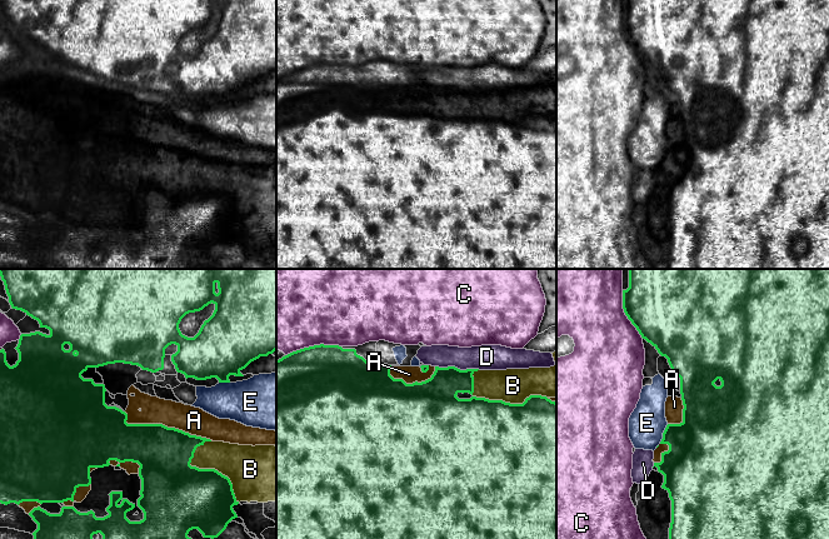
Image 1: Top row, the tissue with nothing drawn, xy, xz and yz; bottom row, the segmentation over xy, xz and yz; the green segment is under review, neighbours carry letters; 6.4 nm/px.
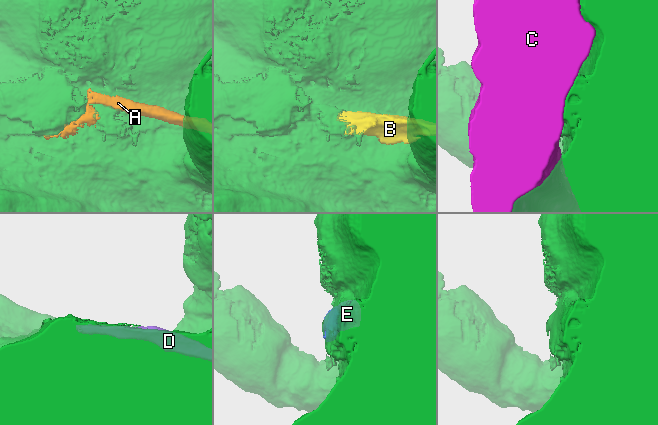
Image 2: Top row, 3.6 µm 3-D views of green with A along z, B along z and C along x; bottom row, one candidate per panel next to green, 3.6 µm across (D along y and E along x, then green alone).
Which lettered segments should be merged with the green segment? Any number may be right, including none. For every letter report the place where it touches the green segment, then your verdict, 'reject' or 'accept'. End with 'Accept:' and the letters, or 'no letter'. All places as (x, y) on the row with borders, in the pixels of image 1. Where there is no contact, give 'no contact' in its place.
A: xy (153, 424) | reject
B: xz (500, 400) | reject
C: xz (314, 345) | reject
D: xz (457, 368) | reject
E: yz (663, 435) | reject
Accept: no letter

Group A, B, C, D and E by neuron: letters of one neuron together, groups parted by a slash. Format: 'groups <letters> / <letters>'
groups A B / C / D E

